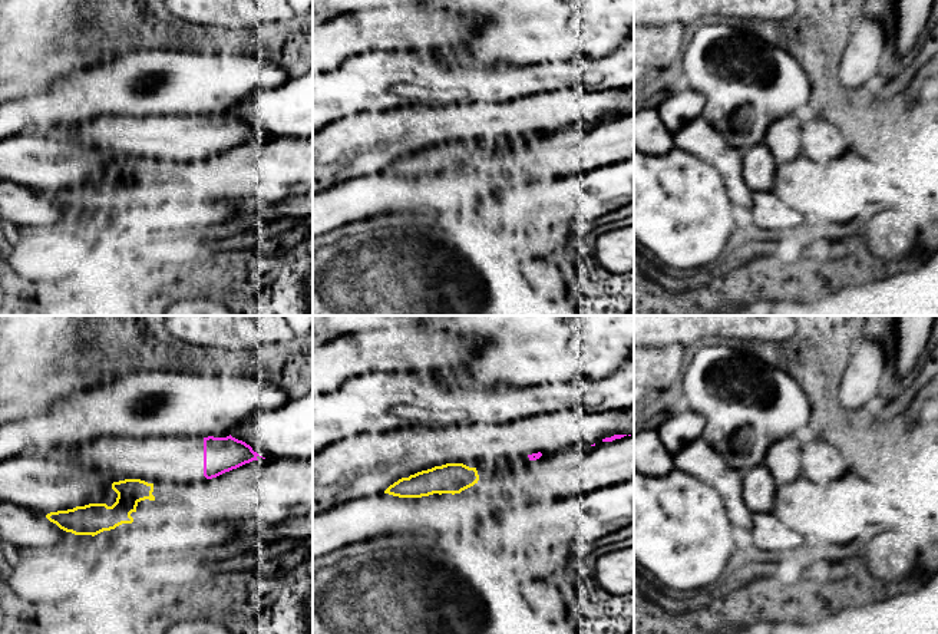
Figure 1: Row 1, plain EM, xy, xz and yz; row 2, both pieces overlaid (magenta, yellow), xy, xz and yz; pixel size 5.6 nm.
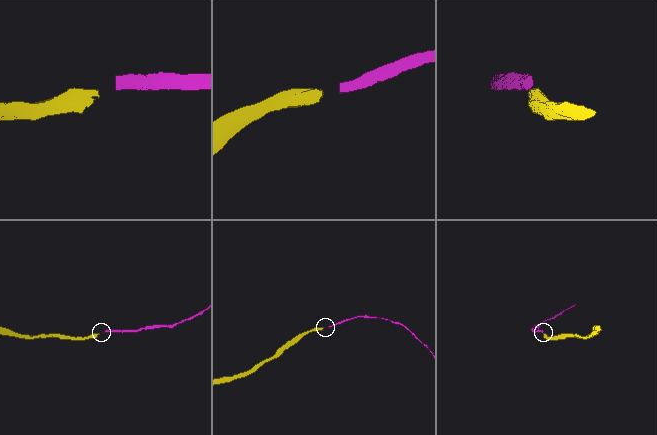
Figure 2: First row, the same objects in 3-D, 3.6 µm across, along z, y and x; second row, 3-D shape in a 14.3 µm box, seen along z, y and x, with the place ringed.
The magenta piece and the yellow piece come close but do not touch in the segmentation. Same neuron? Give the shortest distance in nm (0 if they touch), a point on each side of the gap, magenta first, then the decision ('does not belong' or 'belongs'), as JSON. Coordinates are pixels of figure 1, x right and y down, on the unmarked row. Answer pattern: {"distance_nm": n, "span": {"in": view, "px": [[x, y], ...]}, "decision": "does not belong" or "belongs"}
{"distance_nm": 300, "span": {"in": "xy", "px": [[204, 154], [152, 162]]}, "decision": "does not belong"}

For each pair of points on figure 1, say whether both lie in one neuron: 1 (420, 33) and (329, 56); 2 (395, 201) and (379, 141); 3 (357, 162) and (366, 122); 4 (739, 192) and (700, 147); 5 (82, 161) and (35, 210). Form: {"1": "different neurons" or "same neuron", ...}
{"1": "same neuron", "2": "different neurons", "3": "same neuron", "4": "same neuron", "5": "different neurons"}

